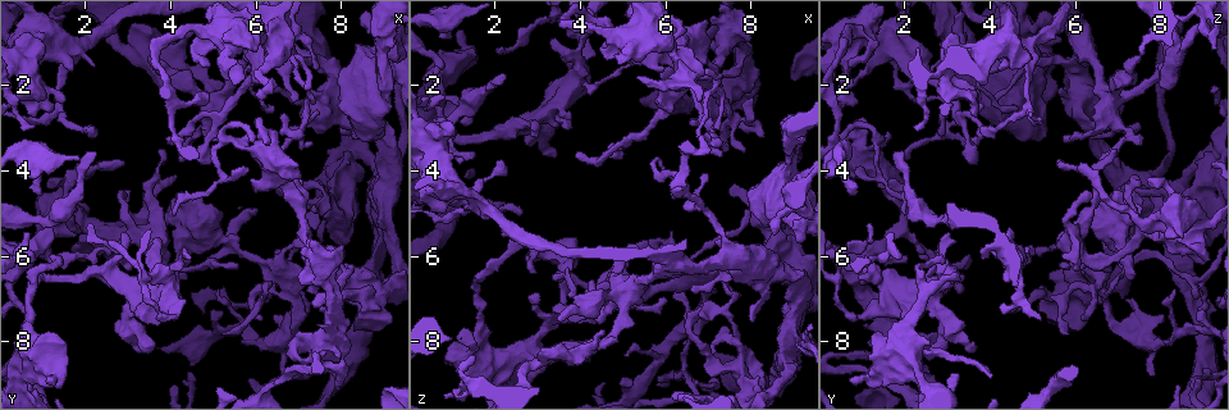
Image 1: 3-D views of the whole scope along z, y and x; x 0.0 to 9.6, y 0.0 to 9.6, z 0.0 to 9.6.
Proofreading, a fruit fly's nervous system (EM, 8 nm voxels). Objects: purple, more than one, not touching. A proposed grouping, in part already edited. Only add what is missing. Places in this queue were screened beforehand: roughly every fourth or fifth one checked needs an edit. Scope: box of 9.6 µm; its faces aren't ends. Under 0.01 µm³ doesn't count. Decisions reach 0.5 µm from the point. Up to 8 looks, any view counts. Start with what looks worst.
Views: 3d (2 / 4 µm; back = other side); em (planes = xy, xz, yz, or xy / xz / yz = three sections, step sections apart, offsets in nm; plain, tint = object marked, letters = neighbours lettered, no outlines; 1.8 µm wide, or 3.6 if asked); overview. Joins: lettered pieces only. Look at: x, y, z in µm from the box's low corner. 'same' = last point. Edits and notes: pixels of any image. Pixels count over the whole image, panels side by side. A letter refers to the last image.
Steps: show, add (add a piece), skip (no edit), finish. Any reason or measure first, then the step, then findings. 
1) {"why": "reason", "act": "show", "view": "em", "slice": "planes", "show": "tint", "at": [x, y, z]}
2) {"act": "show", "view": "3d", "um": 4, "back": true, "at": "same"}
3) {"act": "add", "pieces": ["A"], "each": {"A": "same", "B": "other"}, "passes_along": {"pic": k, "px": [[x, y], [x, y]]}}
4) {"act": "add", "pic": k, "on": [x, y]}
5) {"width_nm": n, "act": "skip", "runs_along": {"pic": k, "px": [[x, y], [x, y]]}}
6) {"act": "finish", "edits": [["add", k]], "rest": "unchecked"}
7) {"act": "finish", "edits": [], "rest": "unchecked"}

{"why": "an open end", "act": "show", "view": "em", "slice": "xy", "step": 4, "show": "letters", "at": [2.20, 3.60, 1.70]}

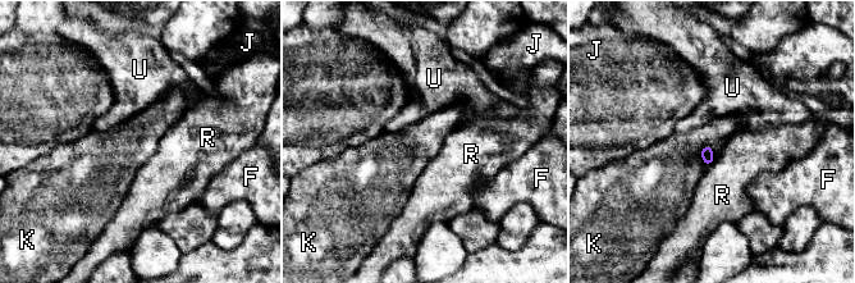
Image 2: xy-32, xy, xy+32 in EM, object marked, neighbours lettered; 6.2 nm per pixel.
{"act": "skip", "each": {"F": "other", "J": "other", "K": "other", "R": "other", "U": "other"}, "border": {"pic": 2, "px": [[705, 144], [700, 158], [708, 167]]}, "found": "no lettered piece goes on from it"}

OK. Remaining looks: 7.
{"why": "an open end", "act": "show", "view": "3d", "um": 2, "at": [6.10, 2.85, 1.20]}

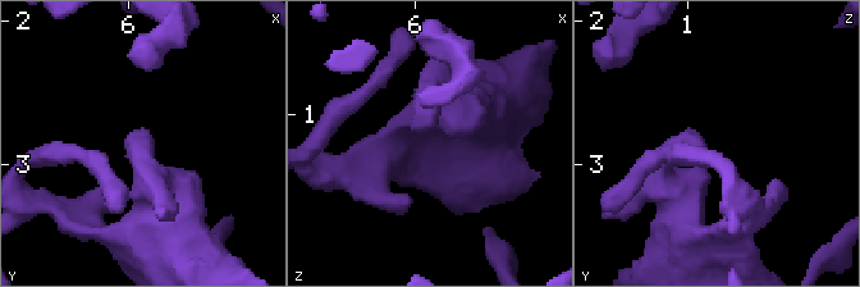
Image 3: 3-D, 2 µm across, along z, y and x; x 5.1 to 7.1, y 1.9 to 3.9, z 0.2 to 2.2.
{"act": "show", "view": "em", "slice": "planes", "show": "plain", "at": [6.04, 2.86, 1.12]}

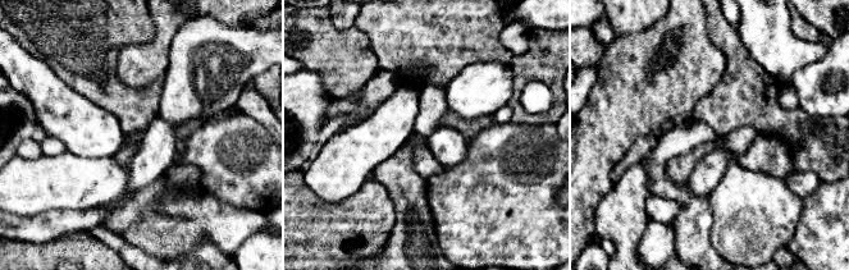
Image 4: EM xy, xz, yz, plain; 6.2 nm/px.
{"act": "show", "view": "em", "slice": "planes", "show": "letters", "at": "same"}

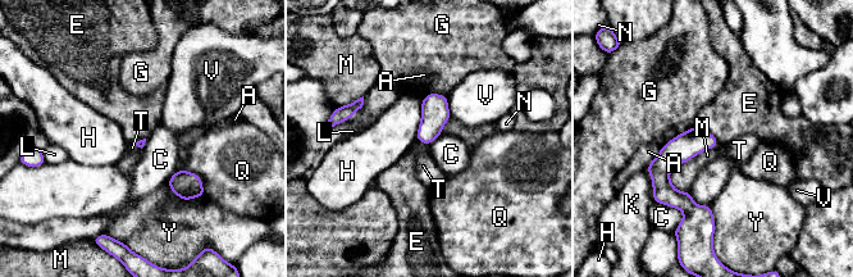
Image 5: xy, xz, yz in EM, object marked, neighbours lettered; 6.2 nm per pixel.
{"longest_contact_nm": ["M", 360], "act": "skip", "each": {"A": "other", "C": "other", "E": "other", "G": "other", "H": "other", "K": "other", "L": "other", "M": "other", "N": "other", "Q": "other", "T": "other", "V": "other", "Y": "other"}, "runs_along": {"pic": 5, "px": [[694, 130], [664, 185], [710, 219]]}, "found": "no lettered piece goes on from it"}

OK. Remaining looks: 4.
{"why": "closes a loop", "act": "show", "view": "em", "um": 3.6, "slice": "xz", "step": 16, "show": "tint", "at": [8.80, 1.80, 4.05]}

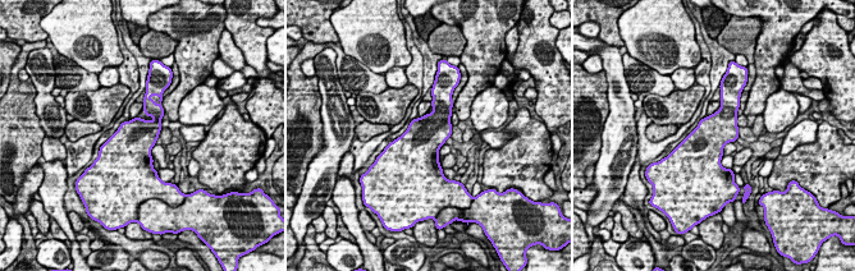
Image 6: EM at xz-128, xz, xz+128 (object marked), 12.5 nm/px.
{"act": "show", "view": "em", "um": 3.6, "slice": "planes", "show": "letters", "at": "same"}

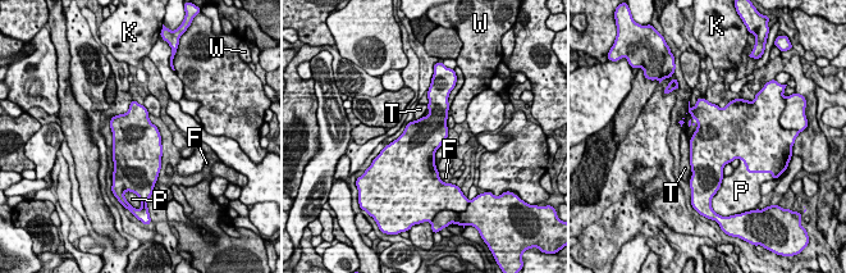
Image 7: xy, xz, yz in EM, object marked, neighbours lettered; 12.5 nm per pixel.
{"act": "add", "pieces": ["P"], "each": {"F": "other", "K": "other", "P": "same", "T": "other", "W": "other"}, "found": "it goes on there"}

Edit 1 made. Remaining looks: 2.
{"act": "finish", "edits": [["add", 7]], "rest": "unchecked"}

